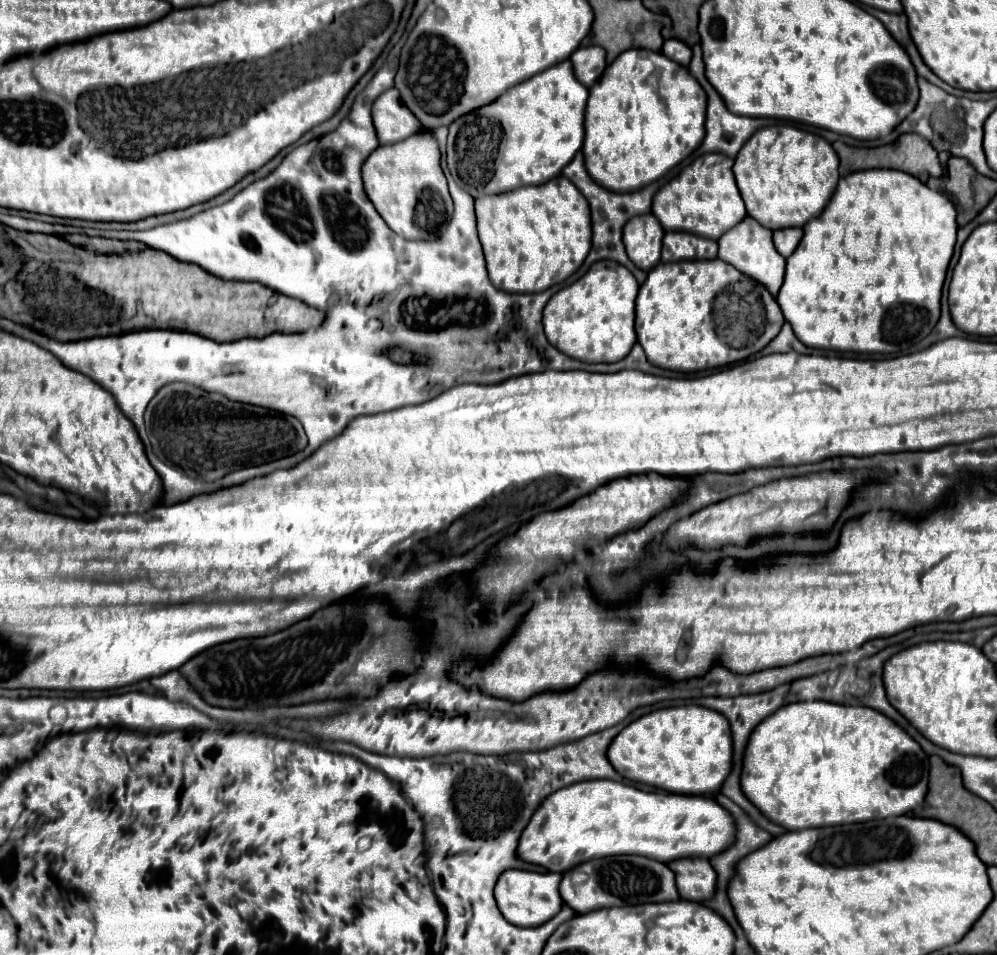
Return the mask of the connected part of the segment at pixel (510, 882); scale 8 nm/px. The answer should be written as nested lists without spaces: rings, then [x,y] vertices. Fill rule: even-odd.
[[[526,870],[502,872],[494,888],[494,896],[502,916],[516,926],[540,926],[548,922],[562,908],[562,898],[558,894],[560,878],[562,878],[560,874],[552,874],[552,872],[546,872],[546,874],[526,872]]]

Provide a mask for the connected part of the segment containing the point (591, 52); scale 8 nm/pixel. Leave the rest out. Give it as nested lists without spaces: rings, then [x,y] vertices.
[[[600,46],[578,48],[570,56],[570,60],[574,64],[576,78],[588,88],[600,78],[600,72],[604,72],[604,68],[606,68],[606,52]]]

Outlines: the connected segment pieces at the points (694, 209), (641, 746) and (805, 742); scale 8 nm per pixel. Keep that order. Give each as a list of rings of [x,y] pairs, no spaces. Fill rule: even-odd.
[[[702,154],[678,178],[660,188],[654,196],[652,214],[660,220],[662,228],[666,232],[682,230],[718,240],[726,230],[736,226],[746,216],[746,208],[734,182],[732,164],[734,160],[724,154]]]
[[[688,704],[656,710],[628,724],[614,738],[608,748],[608,760],[628,780],[644,782],[672,794],[714,794],[720,792],[720,784],[724,784],[728,768],[732,768],[732,732],[728,728],[728,720],[710,708]]]
[[[824,700],[788,704],[758,724],[748,740],[742,770],[742,790],[748,800],[786,830],[902,816],[924,804],[928,782],[930,764],[926,752],[894,720],[866,706],[844,706]]]

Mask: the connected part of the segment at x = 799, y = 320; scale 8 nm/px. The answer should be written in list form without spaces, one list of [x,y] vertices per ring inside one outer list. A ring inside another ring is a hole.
[[[862,170],[862,172],[848,174],[846,178],[840,178],[832,200],[822,210],[822,214],[812,218],[804,226],[804,238],[800,240],[796,252],[786,260],[786,278],[784,278],[784,284],[776,296],[776,302],[780,304],[784,318],[786,318],[786,322],[790,322],[798,340],[802,340],[810,348],[836,350],[836,352],[854,350],[854,352],[872,352],[872,354],[904,352],[914,342],[928,336],[940,318],[938,302],[942,296],[946,268],[948,268],[948,262],[954,252],[954,242],[956,242],[956,210],[944,194],[930,190],[914,176],[910,176],[906,172],[898,172],[898,170]]]

